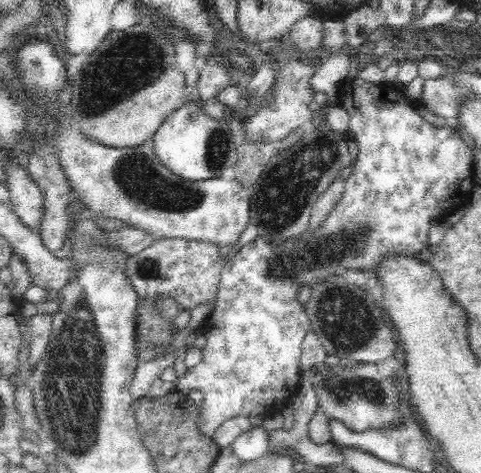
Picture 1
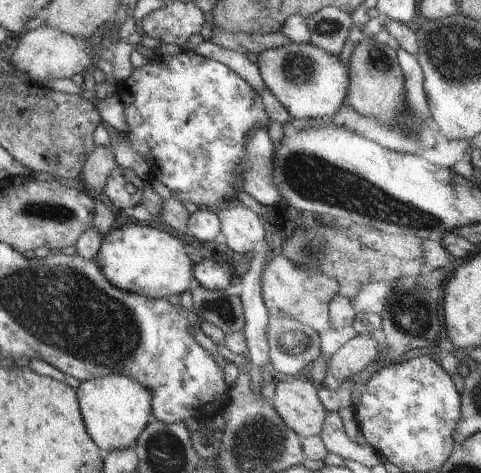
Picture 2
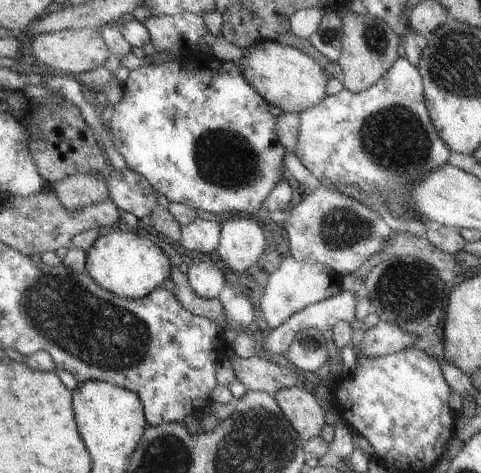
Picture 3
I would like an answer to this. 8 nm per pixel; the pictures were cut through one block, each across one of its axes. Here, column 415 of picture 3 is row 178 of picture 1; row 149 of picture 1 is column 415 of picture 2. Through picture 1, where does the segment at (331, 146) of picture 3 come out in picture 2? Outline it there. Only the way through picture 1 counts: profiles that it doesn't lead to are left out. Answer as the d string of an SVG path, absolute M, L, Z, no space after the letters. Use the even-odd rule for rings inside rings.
M399 48L397 52L397 62L403 70L403 80L405 80L405 90L407 90L407 106L411 110L411 120L407 120L407 124L399 124L399 128L385 128L385 124L379 124L377 120L369 120L365 116L359 116L353 108L349 108L347 104L343 104L331 118L321 118L321 120L293 120L293 128L295 130L301 130L301 128L311 128L311 126L319 126L323 122L331 122L333 126L339 126L339 128L347 128L347 130L353 130L355 134L367 138L367 140L373 140L373 142L379 142L383 148L387 150L393 150L393 152L403 152L403 154L413 154L417 156L419 152L427 150L427 148L433 148L437 138L441 136L441 130L437 128L437 124L433 122L431 114L429 114L429 106L427 106L427 98L425 98L425 90L423 90L423 70L417 62L417 54L411 54L403 48Z

